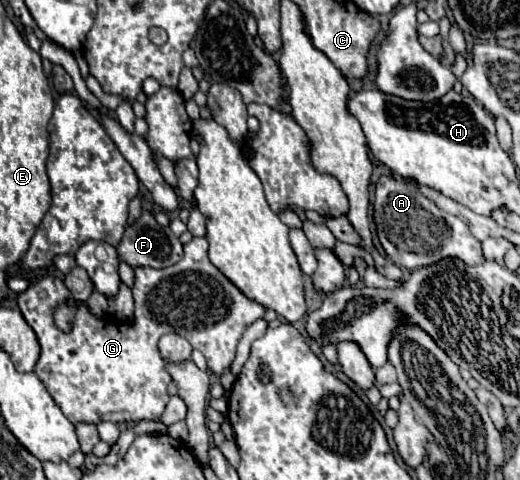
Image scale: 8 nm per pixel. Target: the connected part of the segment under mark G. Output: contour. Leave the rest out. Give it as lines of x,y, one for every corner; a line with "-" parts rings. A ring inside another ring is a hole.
193,238
183,246
183,258
169,266
169,268
149,268
149,266
137,266
135,270
135,284
131,288
133,300
135,300
135,314
129,326
115,326
117,320
111,316
95,316
87,308
87,304
77,302
61,278
57,276
43,276
33,286
29,286
25,292
17,294
17,306
27,320
27,324
37,334
41,356
35,366
35,374
39,380
47,386
51,398
61,408
65,418
69,418
73,424
87,422
87,424
99,424
99,422
115,422
115,424
135,424
141,420
159,420
165,412
165,406
169,402
167,386
171,382
171,374
167,372
165,360
157,348
157,340
167,334
175,332
191,342
191,346
200,350
207,360
207,366
213,374
221,374
229,370
237,342
243,334
243,330
259,320
265,314
265,308
257,302
247,300
207,258
207,240
205,238
-
61,304
77,306
77,314
71,322
71,330
63,332
55,324
55,310

